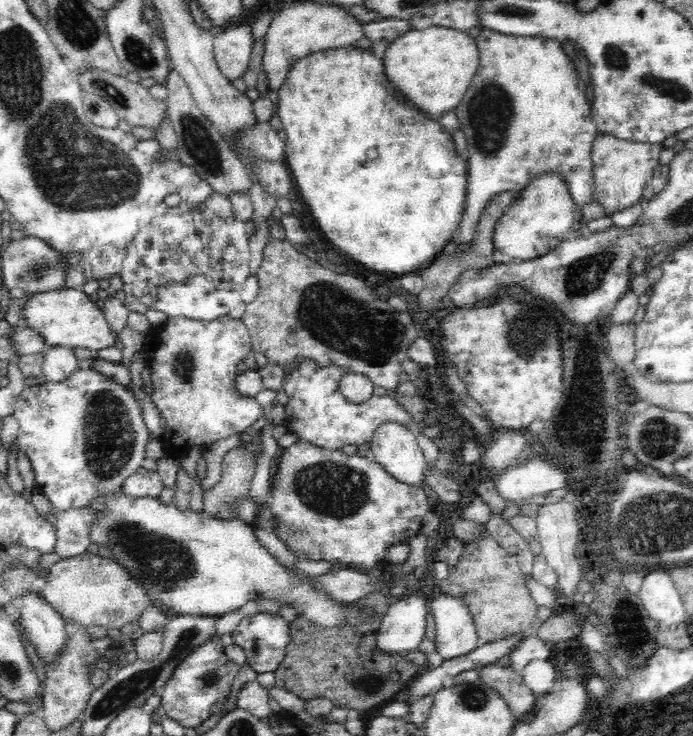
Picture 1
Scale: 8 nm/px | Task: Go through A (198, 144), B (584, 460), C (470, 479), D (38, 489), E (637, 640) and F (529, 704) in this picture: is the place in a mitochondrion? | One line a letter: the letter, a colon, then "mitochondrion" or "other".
A: mitochondrion
B: other
C: other
D: other
E: other
F: other

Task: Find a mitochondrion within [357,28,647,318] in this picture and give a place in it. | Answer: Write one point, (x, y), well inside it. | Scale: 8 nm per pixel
(489, 115)

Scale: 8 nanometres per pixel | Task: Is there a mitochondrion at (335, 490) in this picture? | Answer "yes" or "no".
yes

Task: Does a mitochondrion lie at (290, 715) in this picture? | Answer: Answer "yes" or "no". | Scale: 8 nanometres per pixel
no

